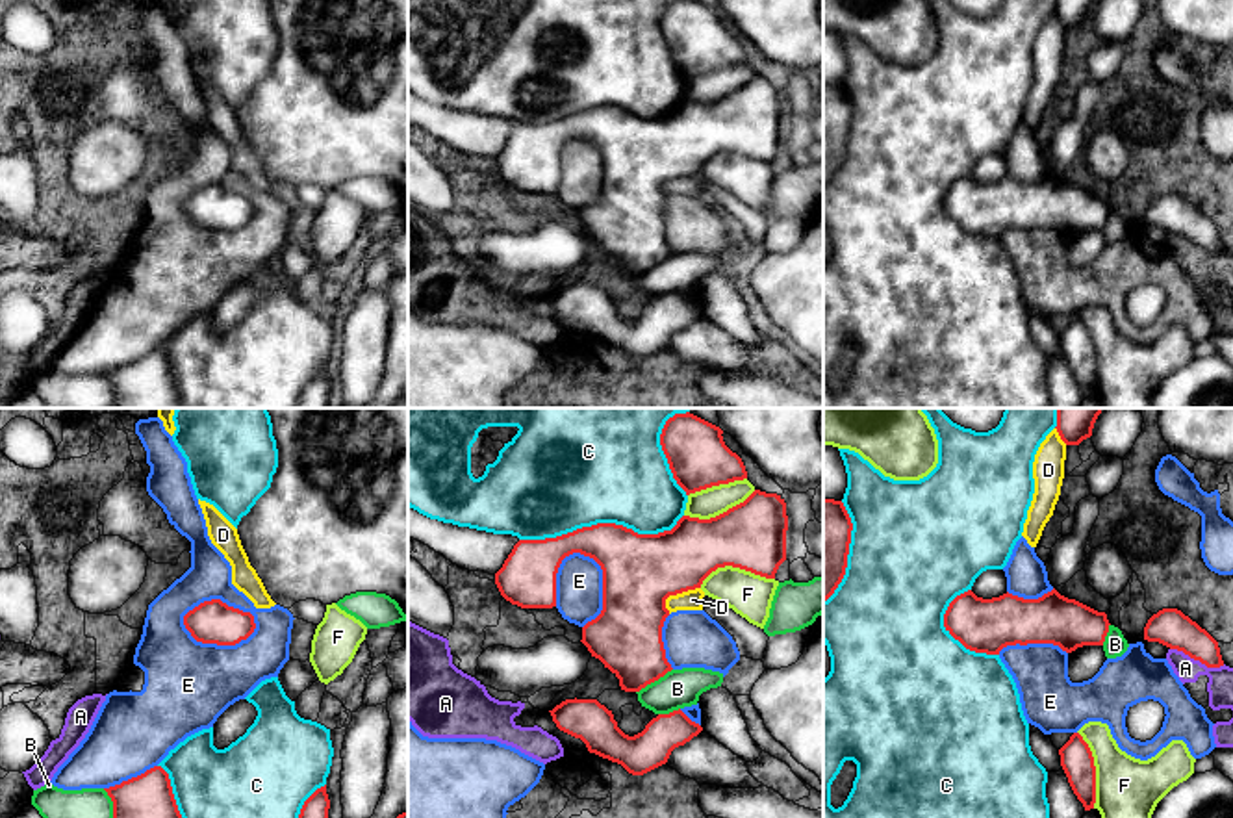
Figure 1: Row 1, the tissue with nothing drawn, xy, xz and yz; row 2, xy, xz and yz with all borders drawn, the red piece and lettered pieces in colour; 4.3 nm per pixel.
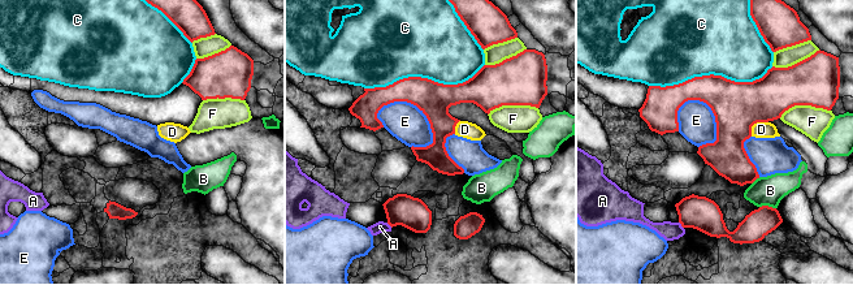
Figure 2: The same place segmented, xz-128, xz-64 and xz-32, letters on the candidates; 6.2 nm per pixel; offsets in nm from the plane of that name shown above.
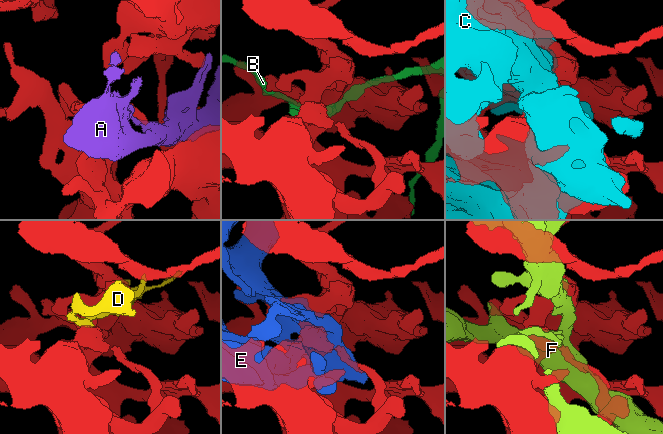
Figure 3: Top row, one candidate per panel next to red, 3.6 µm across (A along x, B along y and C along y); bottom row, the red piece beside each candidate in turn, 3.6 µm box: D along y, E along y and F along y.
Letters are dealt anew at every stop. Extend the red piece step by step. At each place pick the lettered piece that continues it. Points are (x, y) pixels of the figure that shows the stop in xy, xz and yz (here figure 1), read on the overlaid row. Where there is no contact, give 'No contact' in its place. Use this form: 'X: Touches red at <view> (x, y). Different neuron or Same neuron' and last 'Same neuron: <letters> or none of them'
A: Touches red at yz (1198, 659). Different neuron
B: Touches red at xz (653, 681). Different neuron
C: Touches red at xz (601, 524). Different neuron
D: Touches red at xz (675, 594). Different neuron
E: Touches red at xy (221, 601). Same neuron
F: Touches red at xz (735, 566). Different neuron
Same neuron: E

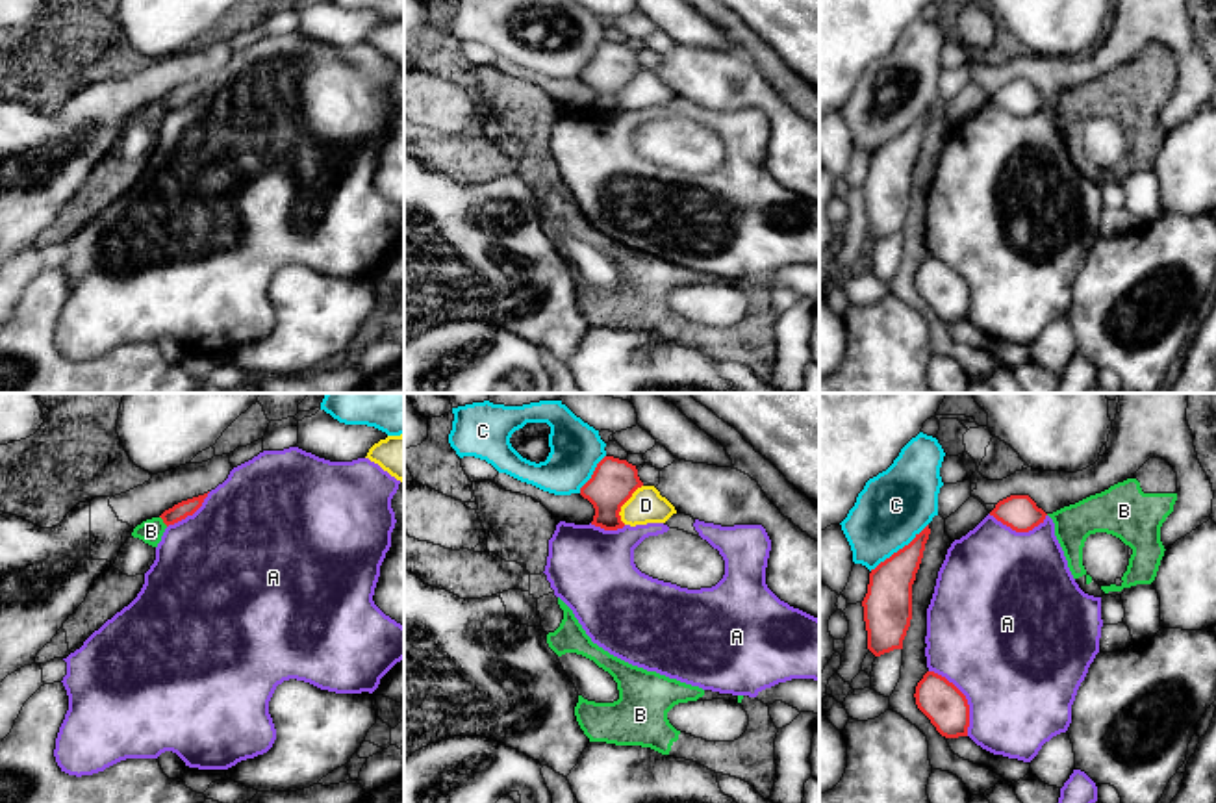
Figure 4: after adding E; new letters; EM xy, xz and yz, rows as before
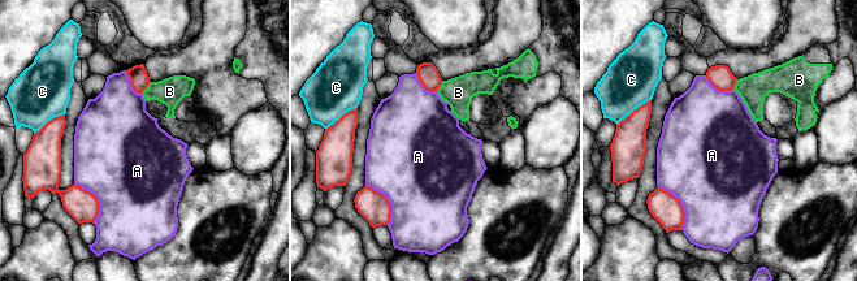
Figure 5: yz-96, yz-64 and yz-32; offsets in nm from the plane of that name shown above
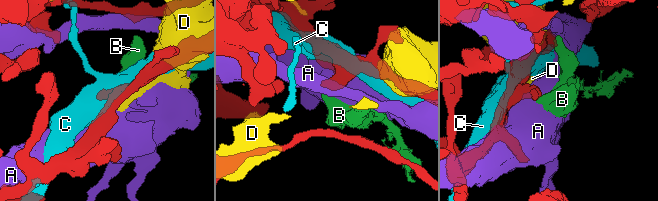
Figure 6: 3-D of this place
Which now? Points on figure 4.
A: Touches red at yz (964, 698). Different neuron
B: Touches red at xy (164, 522). Different neuron
C: Touches red at yz (899, 549). Different neuron
D: Touches red at xz (623, 503). Different neuron
Same neuron: none of them

